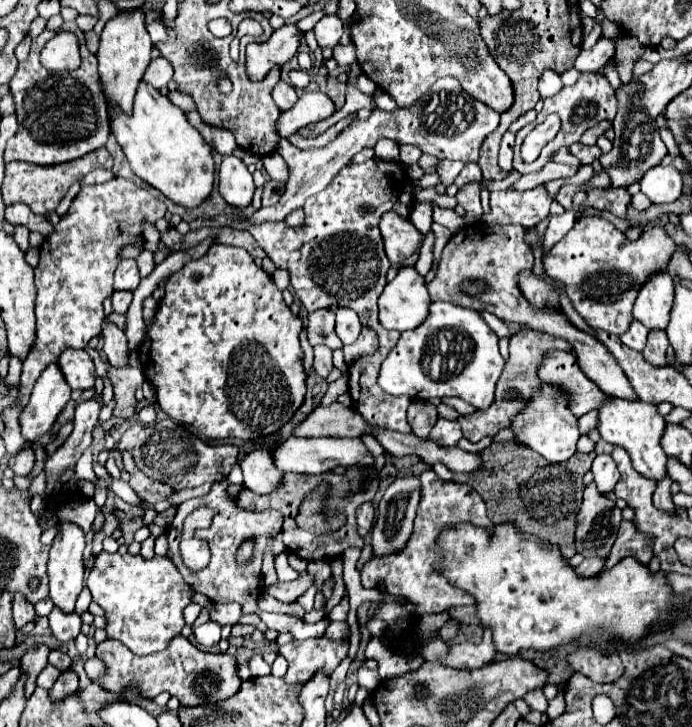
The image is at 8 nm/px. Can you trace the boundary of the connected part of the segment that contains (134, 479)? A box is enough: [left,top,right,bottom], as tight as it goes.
[122,453,174,503]

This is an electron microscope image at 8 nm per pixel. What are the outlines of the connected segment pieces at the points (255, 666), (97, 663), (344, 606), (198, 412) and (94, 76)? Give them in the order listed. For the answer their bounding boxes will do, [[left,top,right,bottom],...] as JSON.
[[250,655,270,677],[84,657,104,681],[328,599,348,621],[138,243,306,441],[4,23,110,165]]

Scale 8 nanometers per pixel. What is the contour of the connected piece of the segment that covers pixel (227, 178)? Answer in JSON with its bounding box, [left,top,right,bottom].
[218,155,256,209]

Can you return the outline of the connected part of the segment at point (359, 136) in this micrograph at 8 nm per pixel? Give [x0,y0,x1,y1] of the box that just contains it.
[230,77,500,231]

